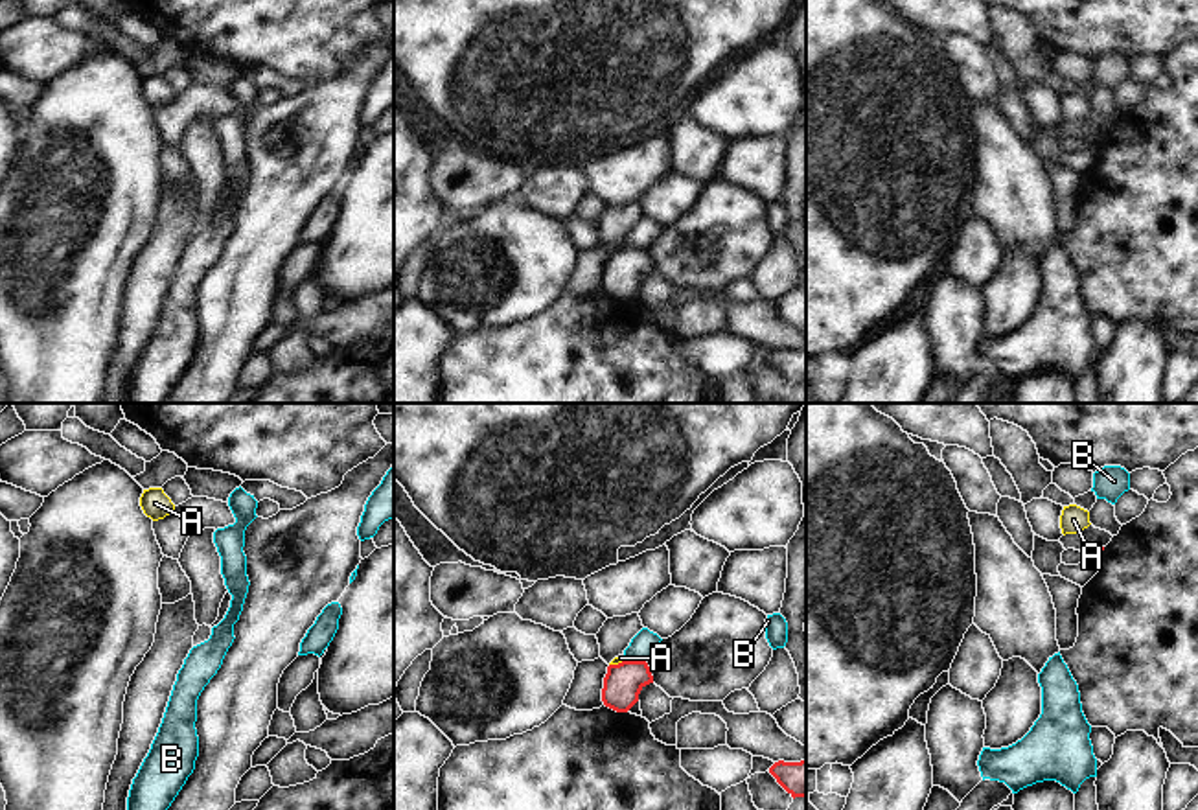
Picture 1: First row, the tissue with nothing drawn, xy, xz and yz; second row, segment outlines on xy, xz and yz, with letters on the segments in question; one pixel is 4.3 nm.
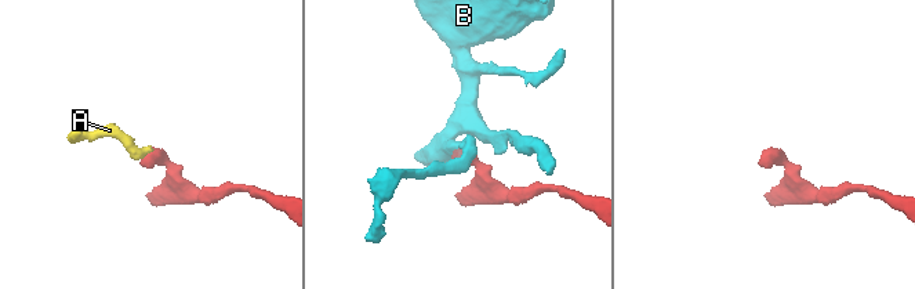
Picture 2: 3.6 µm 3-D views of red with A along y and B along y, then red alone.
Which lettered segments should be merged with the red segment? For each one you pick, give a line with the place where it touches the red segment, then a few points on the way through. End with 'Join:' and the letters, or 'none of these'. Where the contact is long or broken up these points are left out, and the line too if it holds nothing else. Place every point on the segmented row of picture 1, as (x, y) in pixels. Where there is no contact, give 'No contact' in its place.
Join: none of these.

